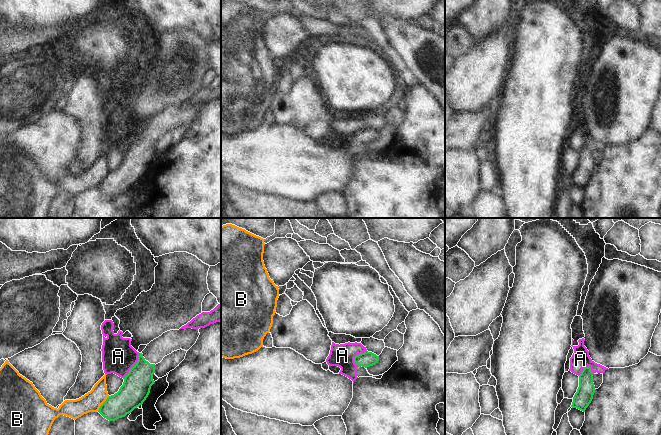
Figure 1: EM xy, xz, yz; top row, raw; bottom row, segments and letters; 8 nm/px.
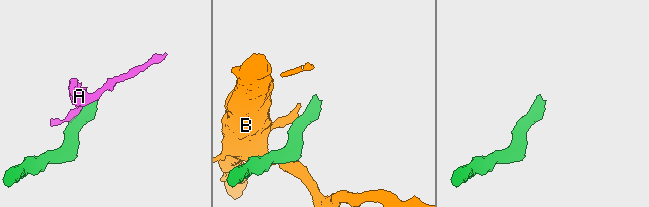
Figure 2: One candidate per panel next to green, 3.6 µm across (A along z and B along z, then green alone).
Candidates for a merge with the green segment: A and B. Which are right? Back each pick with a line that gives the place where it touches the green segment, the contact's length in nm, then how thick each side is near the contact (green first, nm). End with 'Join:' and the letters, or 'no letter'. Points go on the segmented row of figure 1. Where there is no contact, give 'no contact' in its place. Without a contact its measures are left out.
Join: no letter

